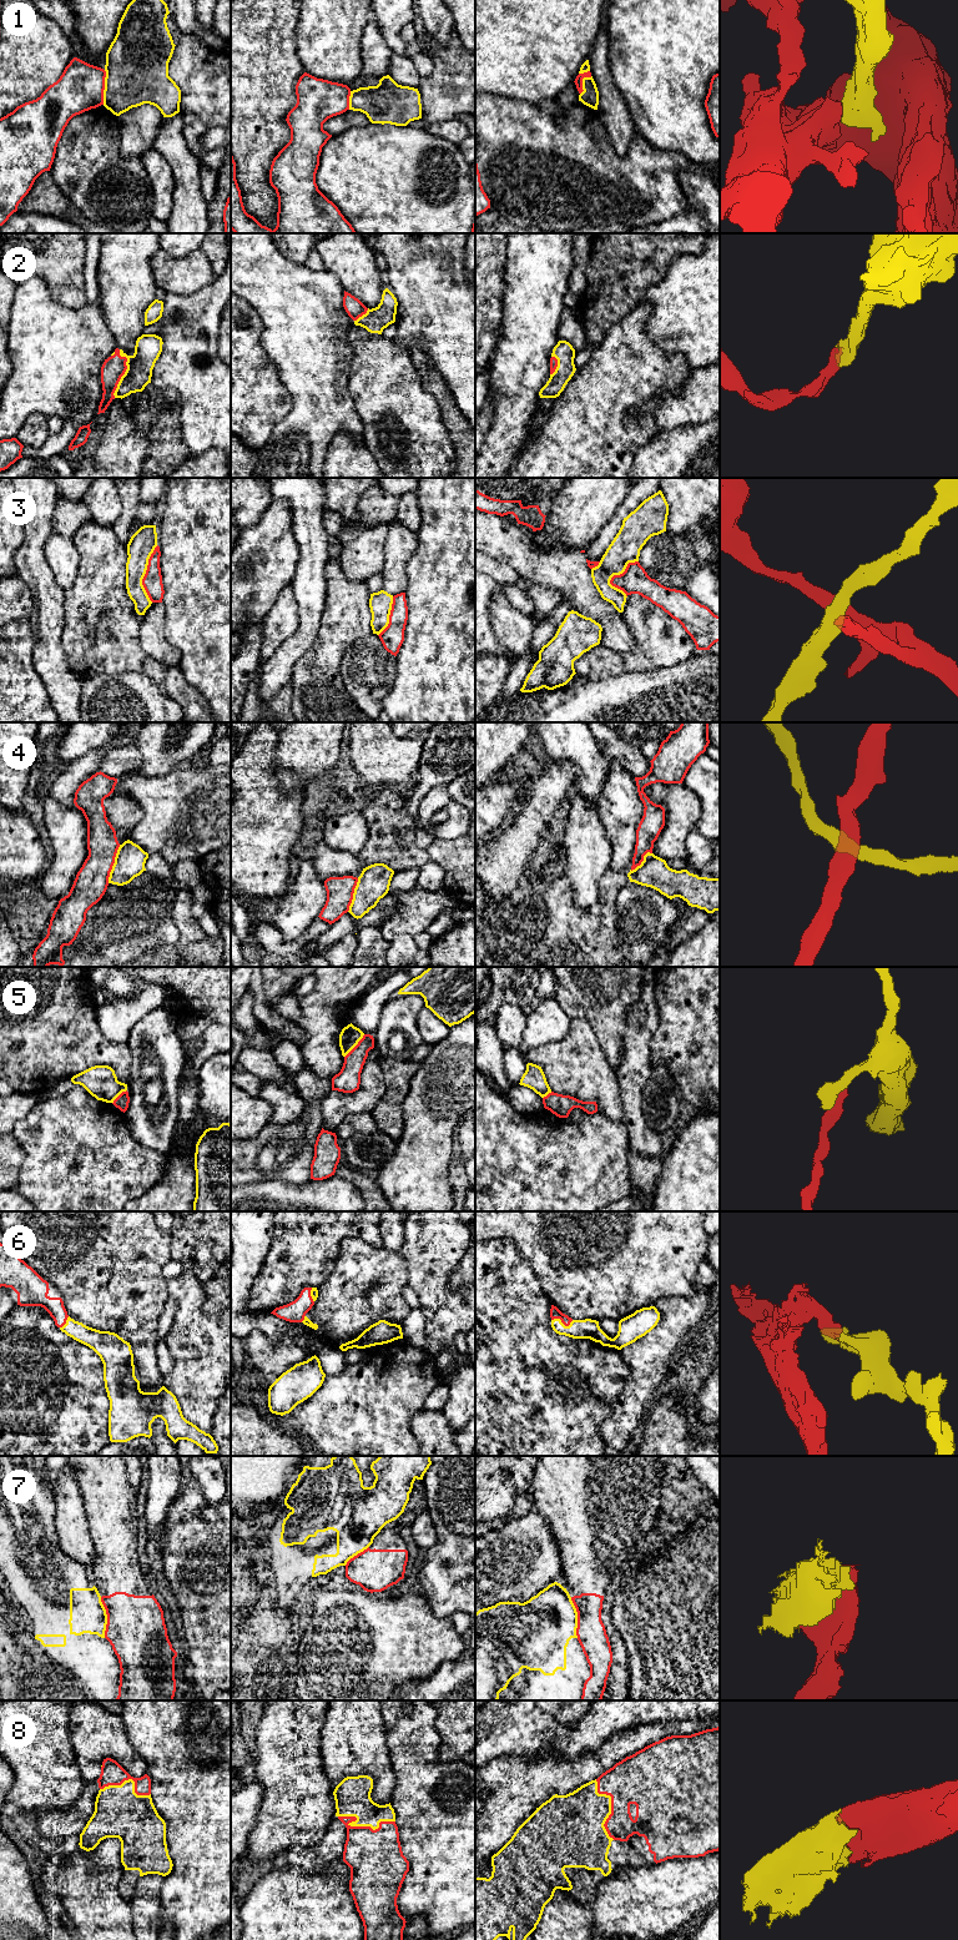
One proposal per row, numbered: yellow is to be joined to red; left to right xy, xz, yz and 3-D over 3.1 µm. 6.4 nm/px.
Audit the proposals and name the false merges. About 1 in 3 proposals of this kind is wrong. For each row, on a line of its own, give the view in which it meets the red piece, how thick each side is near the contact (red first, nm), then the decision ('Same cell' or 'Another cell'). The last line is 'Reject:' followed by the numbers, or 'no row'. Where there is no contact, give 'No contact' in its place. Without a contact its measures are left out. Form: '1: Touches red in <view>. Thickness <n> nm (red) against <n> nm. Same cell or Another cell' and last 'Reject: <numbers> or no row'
1: Touches red in xy. Thickness 300 nm (red) against 400 nm. Another cell
2: Touches red in xy. Thickness 150 nm (red) against 170 nm. Same cell
3: Touches red in xy. Thickness 130 nm (red) against 170 nm. Another cell
4: Touches red in xy. Thickness 220 nm (red) against 200 nm. Another cell
5: Touches red in xz. Thickness 160 nm (red) against 130 nm. Another cell
6: Touches red in yz. Thickness 70 nm (red) against 130 nm. Same cell
7: Touches red in xy. Thickness 380 nm (red) against 240 nm. Another cell
8: Touches red in xz. Thickness 360 nm (red) against 240 nm. Same cell
Reject: 1, 3, 4, 5, 7

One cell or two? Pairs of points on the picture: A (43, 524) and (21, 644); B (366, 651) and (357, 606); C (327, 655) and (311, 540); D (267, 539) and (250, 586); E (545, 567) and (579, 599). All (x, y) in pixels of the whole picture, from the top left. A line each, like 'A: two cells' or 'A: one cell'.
A: two cells
B: two cells
C: two cells
D: one cell
E: one cell

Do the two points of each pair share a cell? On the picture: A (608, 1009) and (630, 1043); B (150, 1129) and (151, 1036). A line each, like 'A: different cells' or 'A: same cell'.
A: different cells
B: same cell

